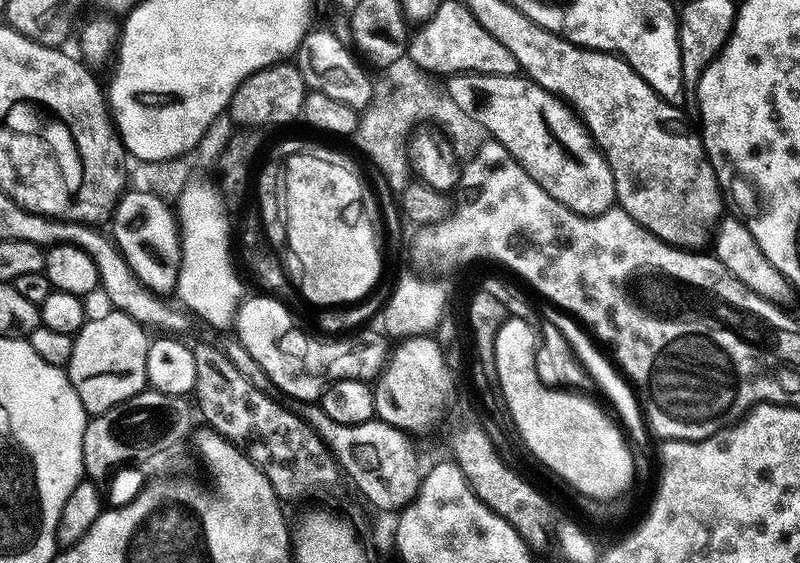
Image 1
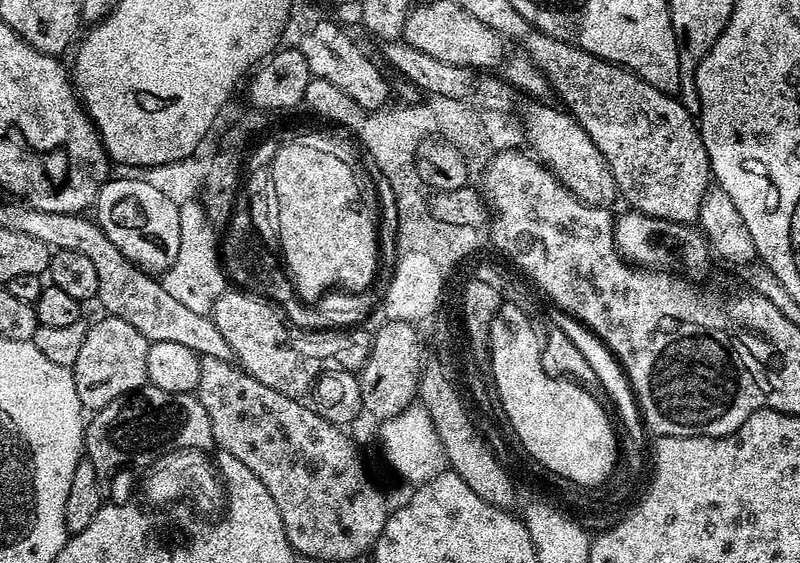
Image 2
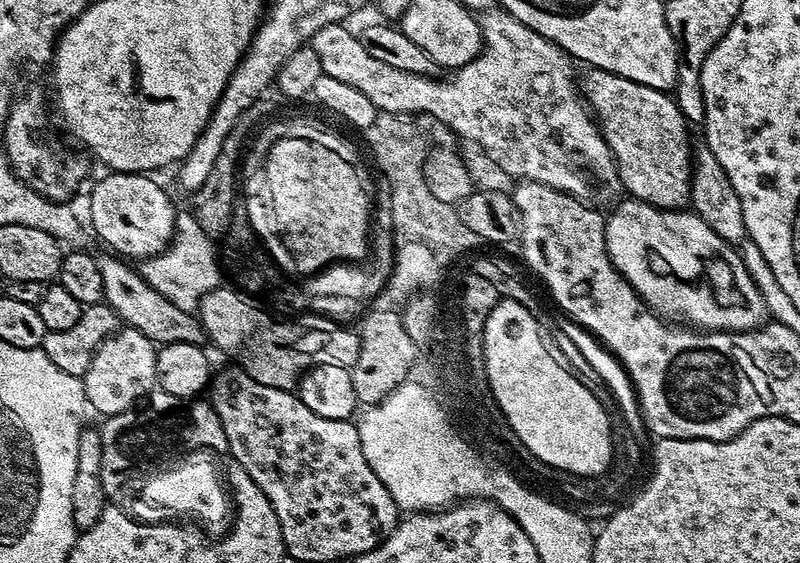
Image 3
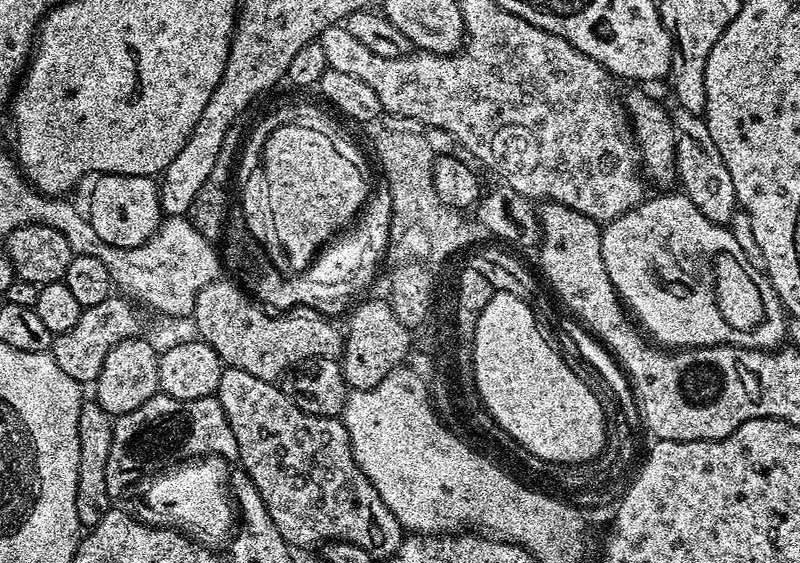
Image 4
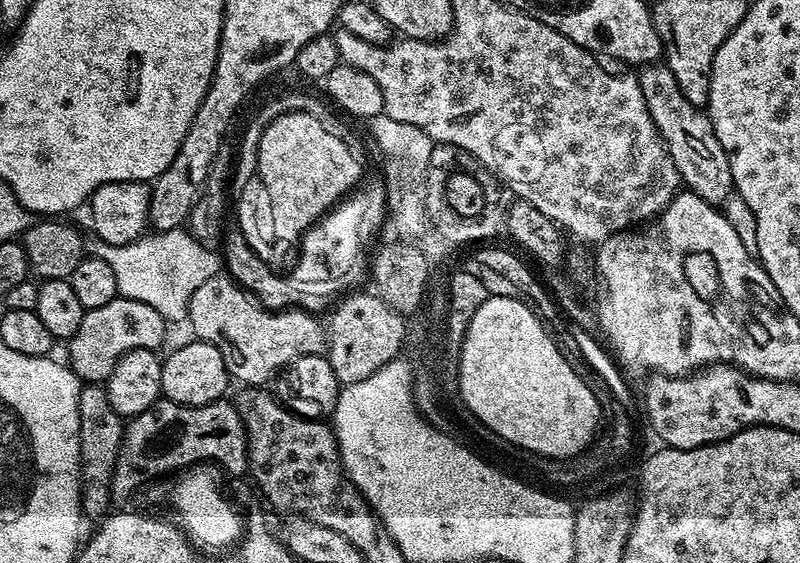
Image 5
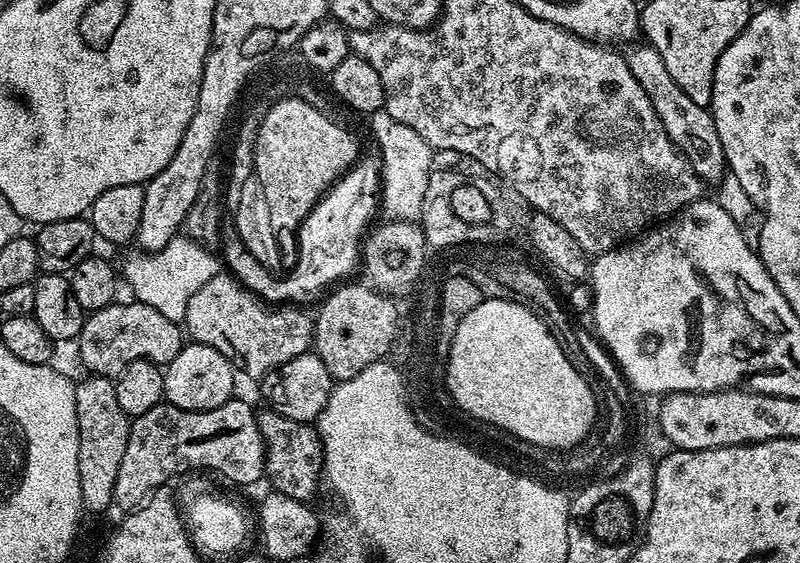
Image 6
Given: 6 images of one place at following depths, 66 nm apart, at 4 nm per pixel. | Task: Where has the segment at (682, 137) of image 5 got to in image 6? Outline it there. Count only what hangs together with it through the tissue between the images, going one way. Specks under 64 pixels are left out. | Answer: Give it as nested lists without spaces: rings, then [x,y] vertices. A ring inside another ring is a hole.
[[[629,43],[623,49],[622,55],[626,66],[630,66],[630,74],[634,74],[642,90],[646,90],[668,137],[672,139],[677,150],[690,162],[694,174],[698,174],[698,178],[703,180],[705,185],[718,185],[726,175],[726,165],[722,142],[718,142],[718,130],[714,126],[711,111],[698,106],[698,102],[692,101],[686,94],[686,90],[682,90],[682,86],[678,86],[678,82],[670,78],[670,70],[666,70],[666,62],[662,62],[662,54],[658,54],[658,50],[651,44]]]

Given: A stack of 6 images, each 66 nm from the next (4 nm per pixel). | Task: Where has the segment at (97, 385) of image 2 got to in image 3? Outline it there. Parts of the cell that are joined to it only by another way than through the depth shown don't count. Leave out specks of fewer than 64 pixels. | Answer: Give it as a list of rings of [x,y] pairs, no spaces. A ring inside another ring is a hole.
[[[127,326],[117,327],[112,335],[105,338],[92,355],[92,361],[83,374],[84,399],[87,407],[101,412],[107,418],[132,407],[147,392],[157,387],[156,353],[157,345],[146,334]]]

